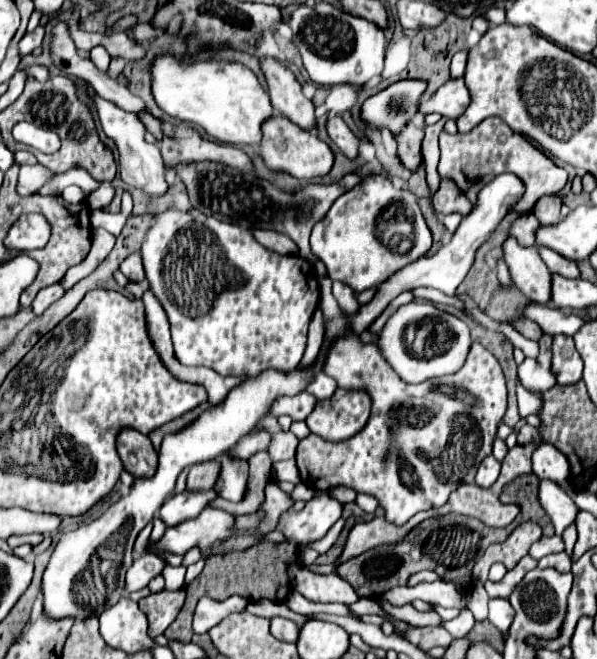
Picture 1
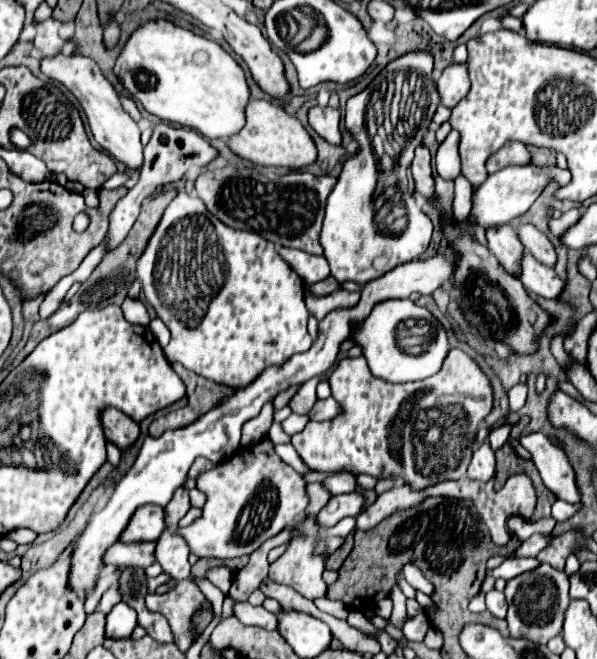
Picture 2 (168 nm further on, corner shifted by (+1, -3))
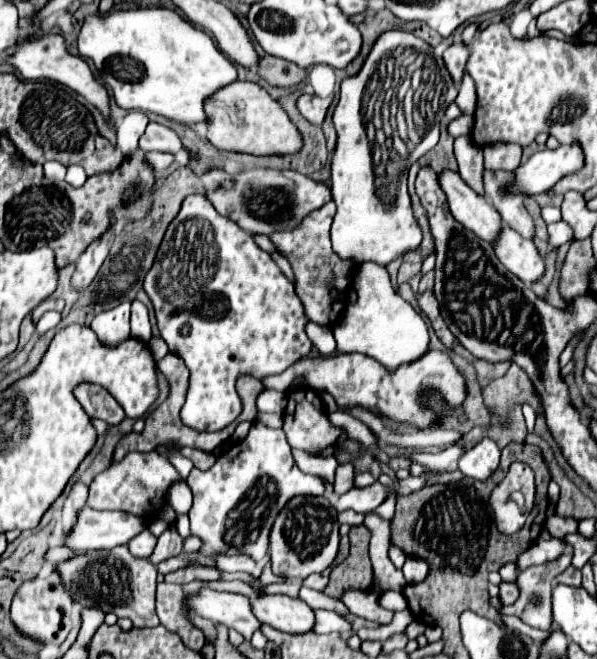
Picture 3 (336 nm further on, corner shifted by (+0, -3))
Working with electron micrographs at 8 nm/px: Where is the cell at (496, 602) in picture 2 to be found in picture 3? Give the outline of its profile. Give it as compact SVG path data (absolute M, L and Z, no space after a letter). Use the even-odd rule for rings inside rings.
M501 582L499 588L501 588L501 604L503 606L513 604L519 598L519 586L517 586L517 582Z

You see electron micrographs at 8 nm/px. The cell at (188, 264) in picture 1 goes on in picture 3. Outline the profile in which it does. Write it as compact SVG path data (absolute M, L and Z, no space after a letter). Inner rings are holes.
M191 194L185 198L181 212L165 232L155 264L145 276L143 290L153 302L161 338L191 370L187 400L179 416L185 426L199 432L217 432L241 414L239 396L235 396L237 376L253 374L255 378L263 378L269 374L281 374L295 360L305 358L313 348L305 334L307 318L303 316L303 306L295 296L293 284L277 268L271 256L255 244L251 234L239 228L233 220L221 216L203 194Z

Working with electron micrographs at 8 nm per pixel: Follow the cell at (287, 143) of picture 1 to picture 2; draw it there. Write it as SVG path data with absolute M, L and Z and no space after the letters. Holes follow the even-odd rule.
M252 98L248 104L246 126L242 128L242 132L238 132L238 136L232 136L228 140L228 146L240 158L246 158L258 166L284 166L290 170L300 170L304 166L314 164L318 158L314 140L294 116L286 114L284 108L268 100L256 100L256 98Z

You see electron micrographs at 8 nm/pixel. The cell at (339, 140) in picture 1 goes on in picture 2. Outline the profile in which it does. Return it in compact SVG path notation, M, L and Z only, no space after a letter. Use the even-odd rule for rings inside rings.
M314 106L310 108L308 112L308 120L310 120L310 126L330 144L334 146L340 146L342 144L342 134L340 134L340 112L334 110L334 108L320 108L320 106Z

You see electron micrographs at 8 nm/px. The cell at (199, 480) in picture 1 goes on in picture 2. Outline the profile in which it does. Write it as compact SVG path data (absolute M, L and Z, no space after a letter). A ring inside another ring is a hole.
M180 486L172 500L166 504L166 518L168 518L168 524L170 524L170 530L174 532L176 530L176 524L182 516L186 516L186 512L190 510L190 496L188 496L188 490L184 486Z

